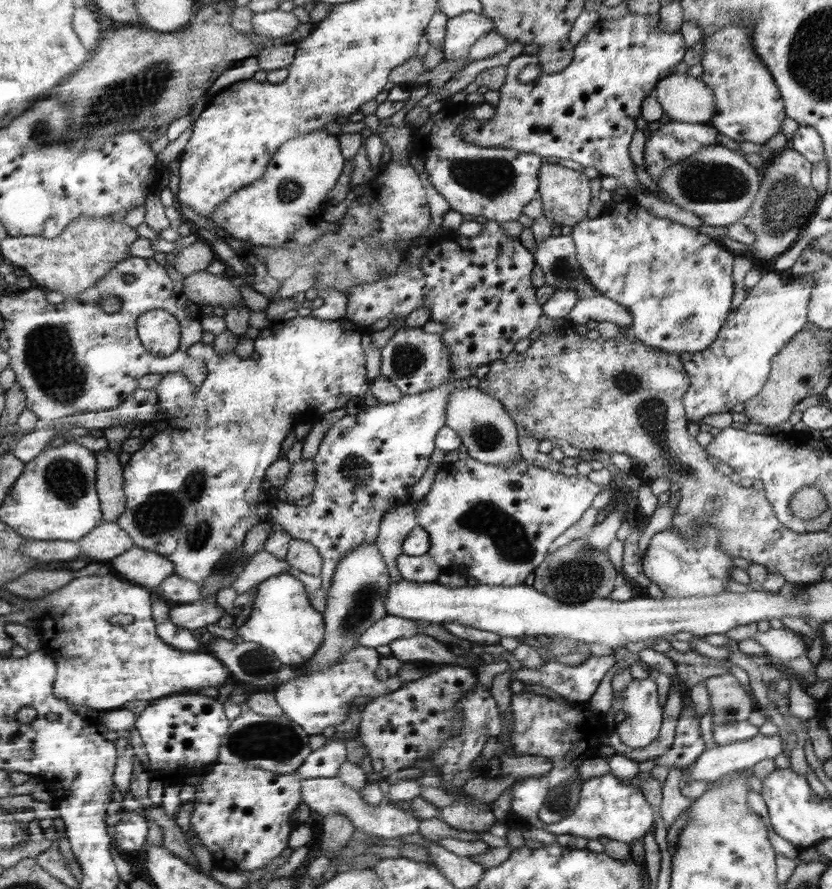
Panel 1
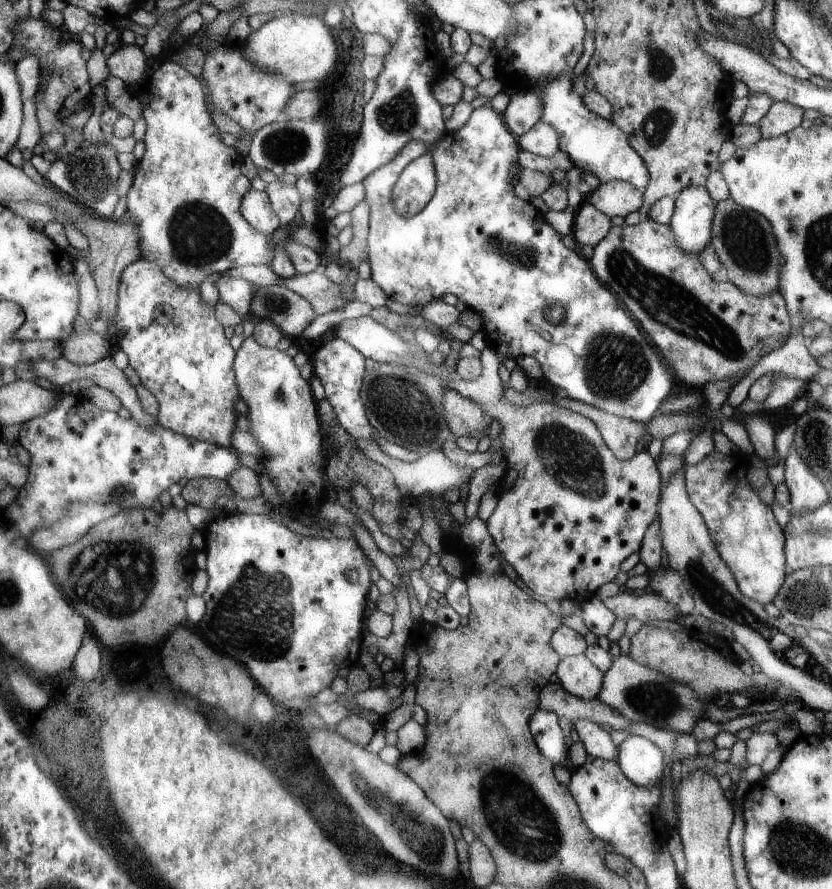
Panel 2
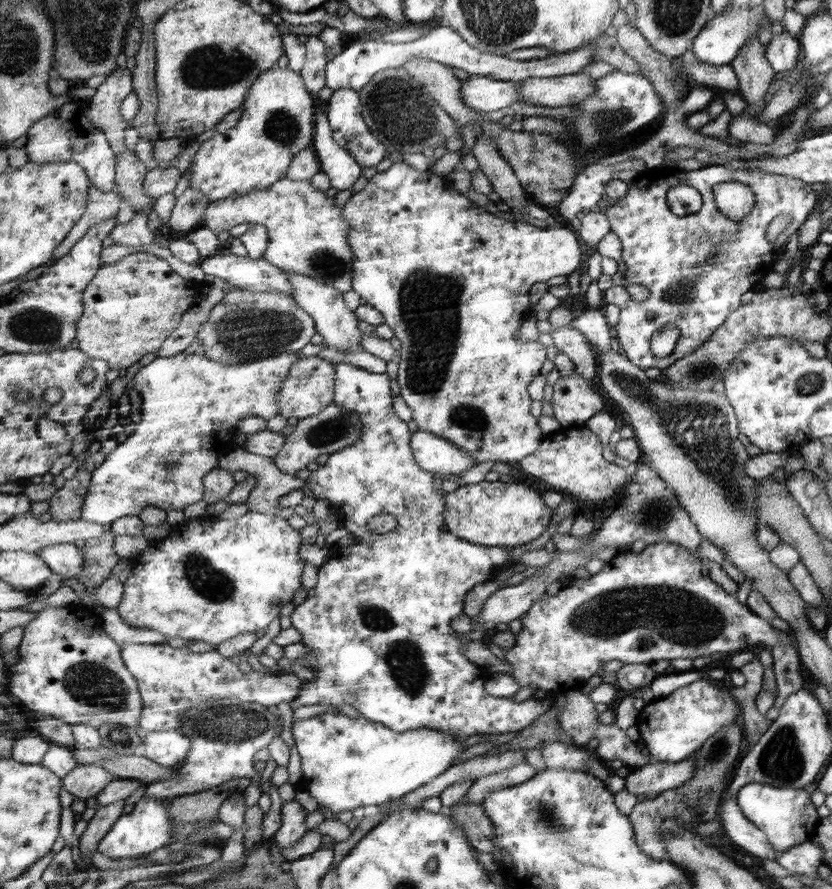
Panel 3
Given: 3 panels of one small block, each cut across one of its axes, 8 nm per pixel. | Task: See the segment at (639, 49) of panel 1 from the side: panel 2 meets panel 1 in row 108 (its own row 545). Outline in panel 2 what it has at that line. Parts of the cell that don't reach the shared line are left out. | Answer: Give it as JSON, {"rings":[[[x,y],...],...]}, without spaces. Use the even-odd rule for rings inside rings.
{"rings":[[[368,315],[346,319],[331,329],[334,329],[335,338],[353,345],[366,358],[372,358],[380,364],[390,363],[438,375],[445,388],[454,389],[483,406],[488,425],[491,428],[498,427],[499,433],[502,433],[502,450],[507,462],[505,474],[497,487],[496,508],[485,523],[501,555],[516,570],[518,578],[528,589],[535,592],[539,599],[570,599],[579,603],[590,601],[602,584],[613,582],[620,572],[620,564],[633,552],[640,550],[646,531],[660,510],[663,488],[656,460],[646,449],[640,448],[630,460],[621,461],[609,449],[594,421],[581,413],[550,403],[518,407],[502,402],[505,388],[499,379],[498,368],[504,356],[495,348],[486,347],[481,352],[481,375],[474,380],[466,380],[456,370],[448,372],[444,364],[432,365],[431,354],[418,345],[409,345],[396,331],[384,327]]]}

